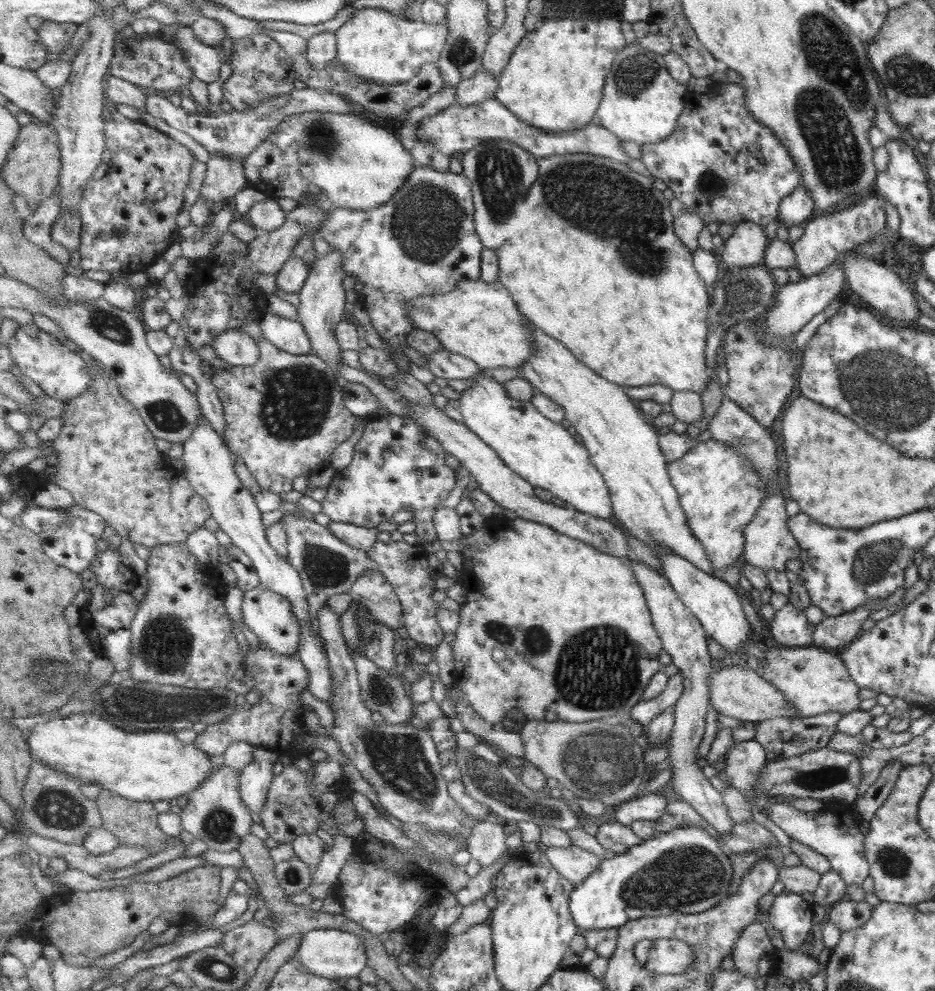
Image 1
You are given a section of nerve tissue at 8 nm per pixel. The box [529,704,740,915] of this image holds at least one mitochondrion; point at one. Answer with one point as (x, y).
(599, 760)

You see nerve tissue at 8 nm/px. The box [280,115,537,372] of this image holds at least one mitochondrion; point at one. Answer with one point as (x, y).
(426, 222)

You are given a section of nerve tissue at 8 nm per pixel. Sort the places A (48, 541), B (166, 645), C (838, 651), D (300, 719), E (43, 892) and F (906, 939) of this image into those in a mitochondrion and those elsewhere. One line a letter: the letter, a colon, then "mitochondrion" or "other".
A: other
B: mitochondrion
C: other
D: other
E: other
F: other

